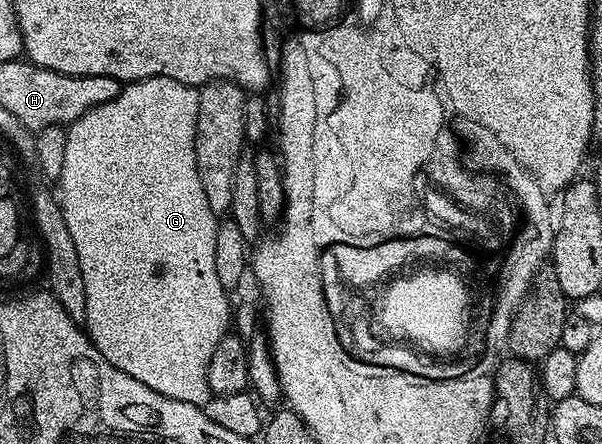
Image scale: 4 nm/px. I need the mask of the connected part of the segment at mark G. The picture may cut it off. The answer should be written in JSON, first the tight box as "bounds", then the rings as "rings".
{"bounds":[58,76,230,406],"rings":[[[155,76],[145,80],[133,80],[121,87],[112,101],[98,105],[82,114],[67,129],[66,158],[58,181],[58,201],[65,216],[66,227],[74,240],[85,287],[85,316],[88,338],[96,349],[118,370],[150,386],[171,400],[181,400],[201,406],[208,403],[210,391],[207,370],[211,355],[219,340],[230,328],[230,292],[218,282],[218,270],[214,267],[214,238],[216,237],[217,213],[210,210],[206,194],[202,190],[202,178],[198,178],[198,166],[194,158],[194,138],[198,122],[200,93],[191,84],[183,84],[174,78]]]}

